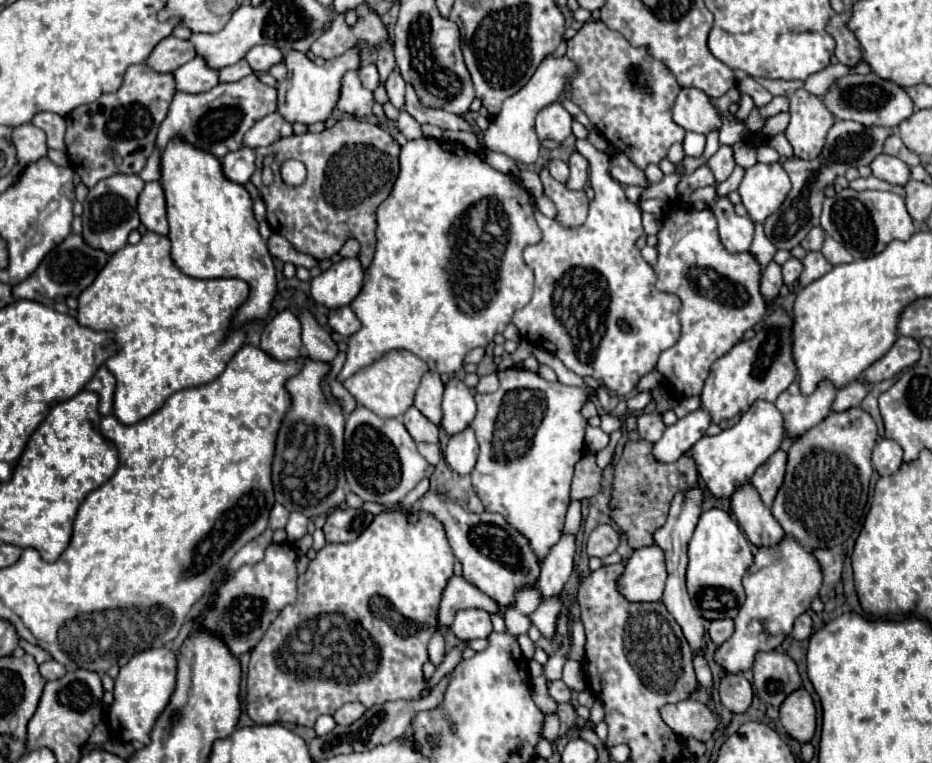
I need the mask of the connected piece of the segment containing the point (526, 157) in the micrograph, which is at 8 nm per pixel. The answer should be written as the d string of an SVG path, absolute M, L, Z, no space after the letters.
M546 56L540 62L534 76L528 80L528 84L524 88L520 88L514 96L504 100L502 112L490 120L488 130L482 134L482 144L488 150L502 152L502 154L510 156L520 166L534 164L536 158L538 158L538 150L540 150L540 140L538 140L536 130L534 130L534 118L542 108L560 100L560 96L566 88L566 82L572 80L576 72L578 72L578 66L568 56L562 56L562 58Z

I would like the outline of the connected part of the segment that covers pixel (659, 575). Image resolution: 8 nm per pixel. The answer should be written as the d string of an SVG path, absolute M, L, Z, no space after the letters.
M652 544L636 550L632 558L626 562L626 572L618 580L618 586L620 586L618 590L630 602L656 602L664 592L664 584L666 584L666 558L662 556L662 548Z

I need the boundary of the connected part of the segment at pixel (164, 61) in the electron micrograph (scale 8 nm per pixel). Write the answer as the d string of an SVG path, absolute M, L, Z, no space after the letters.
M168 36L154 48L154 52L146 60L146 64L150 68L154 68L156 72L174 72L182 64L190 62L194 56L196 56L196 52L194 52L194 46L190 44L190 40L180 40L176 36Z

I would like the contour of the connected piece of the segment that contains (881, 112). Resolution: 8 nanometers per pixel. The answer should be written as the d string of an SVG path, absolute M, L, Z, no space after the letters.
M848 74L844 78L838 78L828 94L824 96L824 106L840 120L854 120L864 126L892 126L896 128L902 120L906 120L914 112L914 102L910 100L906 88L884 80L882 90L882 78L878 74Z

